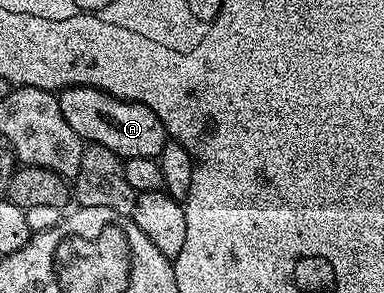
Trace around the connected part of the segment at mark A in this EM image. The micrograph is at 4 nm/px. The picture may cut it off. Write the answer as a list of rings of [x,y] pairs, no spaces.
[[[72,85],[69,89],[57,93],[59,111],[63,111],[63,119],[71,123],[71,131],[81,136],[82,142],[102,145],[115,151],[118,157],[160,157],[167,140],[165,125],[147,107],[138,101],[124,101],[112,97],[95,87]]]

